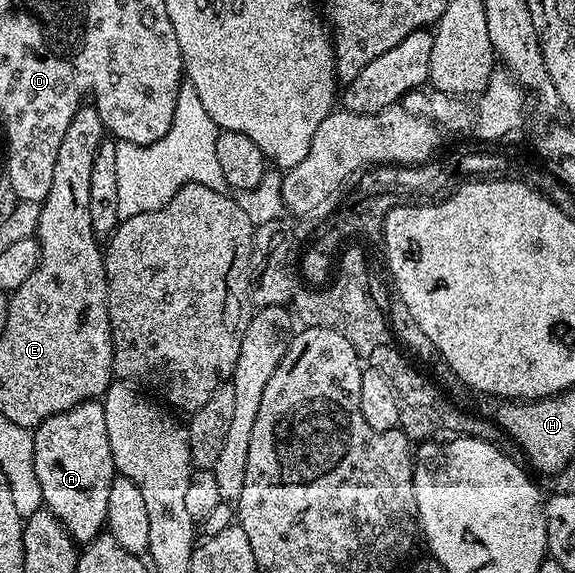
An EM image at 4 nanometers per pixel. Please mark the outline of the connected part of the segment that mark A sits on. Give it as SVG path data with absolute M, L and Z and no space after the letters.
M87 400L62 414L54 414L43 420L32 432L34 442L34 470L42 485L44 507L53 512L64 529L72 535L77 545L83 546L95 540L105 531L110 506L110 486L118 475L114 454L110 454L110 438L106 434L106 414L100 400Z

